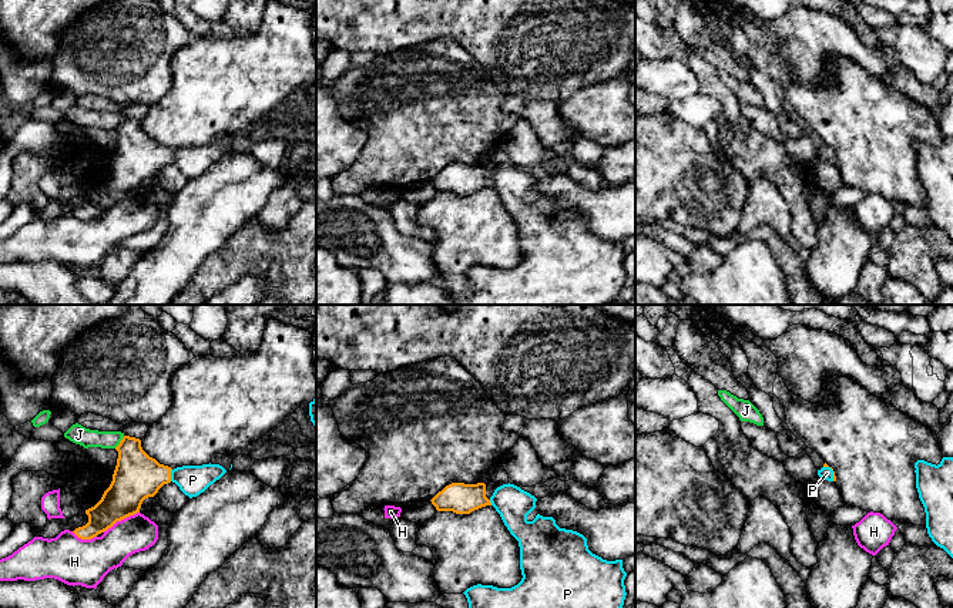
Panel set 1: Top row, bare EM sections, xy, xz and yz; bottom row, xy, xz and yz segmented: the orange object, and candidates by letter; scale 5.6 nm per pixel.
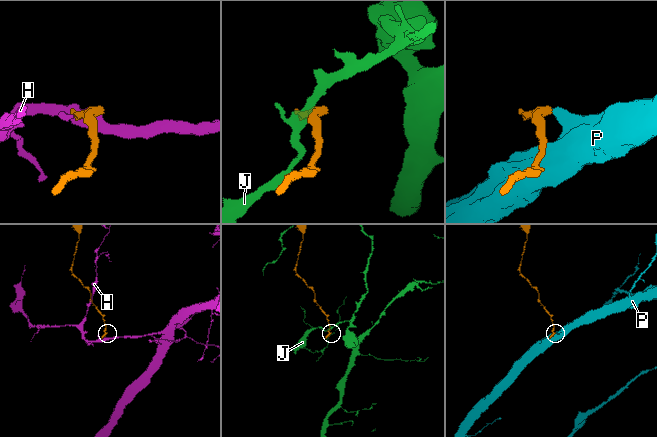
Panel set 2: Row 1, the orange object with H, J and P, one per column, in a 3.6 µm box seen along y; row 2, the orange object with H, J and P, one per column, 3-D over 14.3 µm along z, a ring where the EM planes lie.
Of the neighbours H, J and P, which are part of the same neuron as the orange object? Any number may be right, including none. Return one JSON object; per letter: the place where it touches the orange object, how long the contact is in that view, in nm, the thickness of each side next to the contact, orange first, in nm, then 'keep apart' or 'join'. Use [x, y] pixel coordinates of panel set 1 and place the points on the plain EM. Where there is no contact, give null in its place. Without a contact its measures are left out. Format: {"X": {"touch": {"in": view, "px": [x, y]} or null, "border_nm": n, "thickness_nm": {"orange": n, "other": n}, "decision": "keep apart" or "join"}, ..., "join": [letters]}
{"H": {"touch": {"in": "xy", "px": [120, 201]}, "border_nm": 240, "thickness_nm": {"orange": 260, "other": 220}, "decision": "keep apart"}, "J": {"touch": {"in": "xy", "px": [120, 123]}, "border_nm": 90, "thickness_nm": {"orange": 260, "other": 110}, "decision": "keep apart"}, "P": {"touch": {"in": "xy", "px": [170, 155]}, "border_nm": 70, "thickness_nm": {"orange": 260, "other": 170}, "decision": "join"}, "join": ["P"]}

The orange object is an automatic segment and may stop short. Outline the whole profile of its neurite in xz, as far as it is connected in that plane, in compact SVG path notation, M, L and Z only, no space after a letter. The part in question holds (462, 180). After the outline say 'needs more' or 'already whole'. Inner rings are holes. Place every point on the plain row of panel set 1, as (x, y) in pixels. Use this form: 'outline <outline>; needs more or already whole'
outline M452 164L430 182L437 192L456 195L493 187L519 222L521 262L511 269L481 265L467 269L463 275L470 293L462 298L462 305L611 305L617 300L627 276L623 241L607 242L593 235L583 215L560 209L553 198L537 195L528 202L527 196L537 182L530 174L509 164L497 168L487 179L484 164Z; needs more

